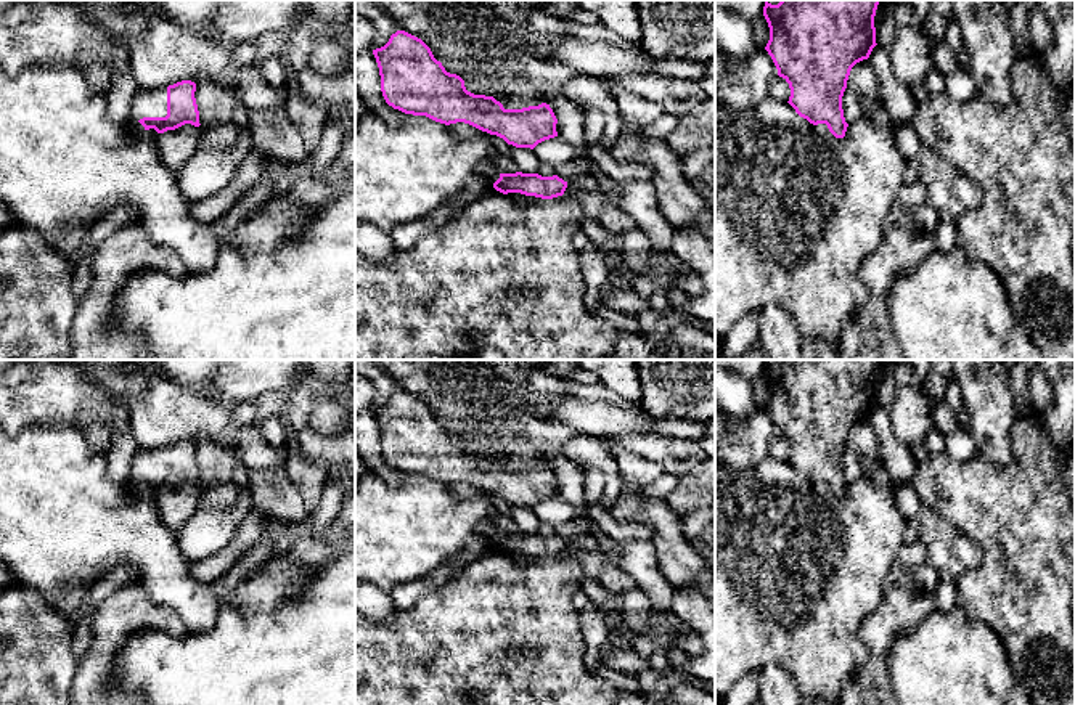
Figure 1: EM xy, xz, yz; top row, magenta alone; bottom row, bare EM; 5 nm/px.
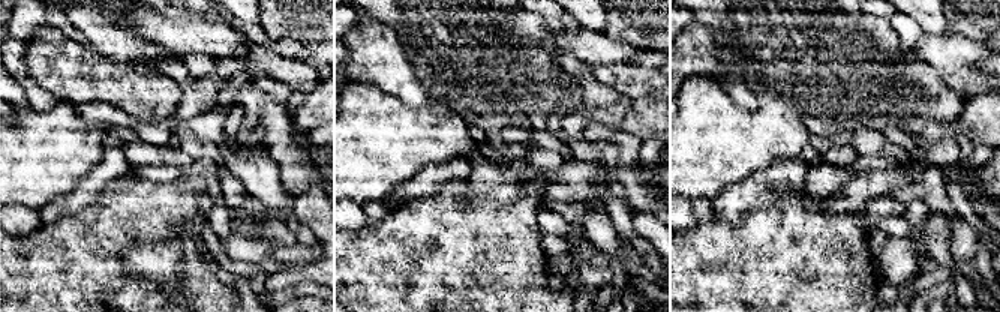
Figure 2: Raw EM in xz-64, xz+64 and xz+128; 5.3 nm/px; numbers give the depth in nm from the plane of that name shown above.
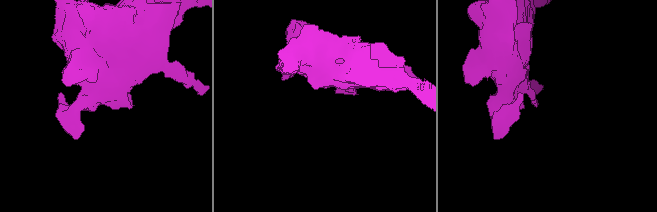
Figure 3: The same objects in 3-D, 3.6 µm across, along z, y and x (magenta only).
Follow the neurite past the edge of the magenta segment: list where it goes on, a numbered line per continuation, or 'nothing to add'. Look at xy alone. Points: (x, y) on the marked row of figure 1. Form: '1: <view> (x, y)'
1: xy (148, 101)

